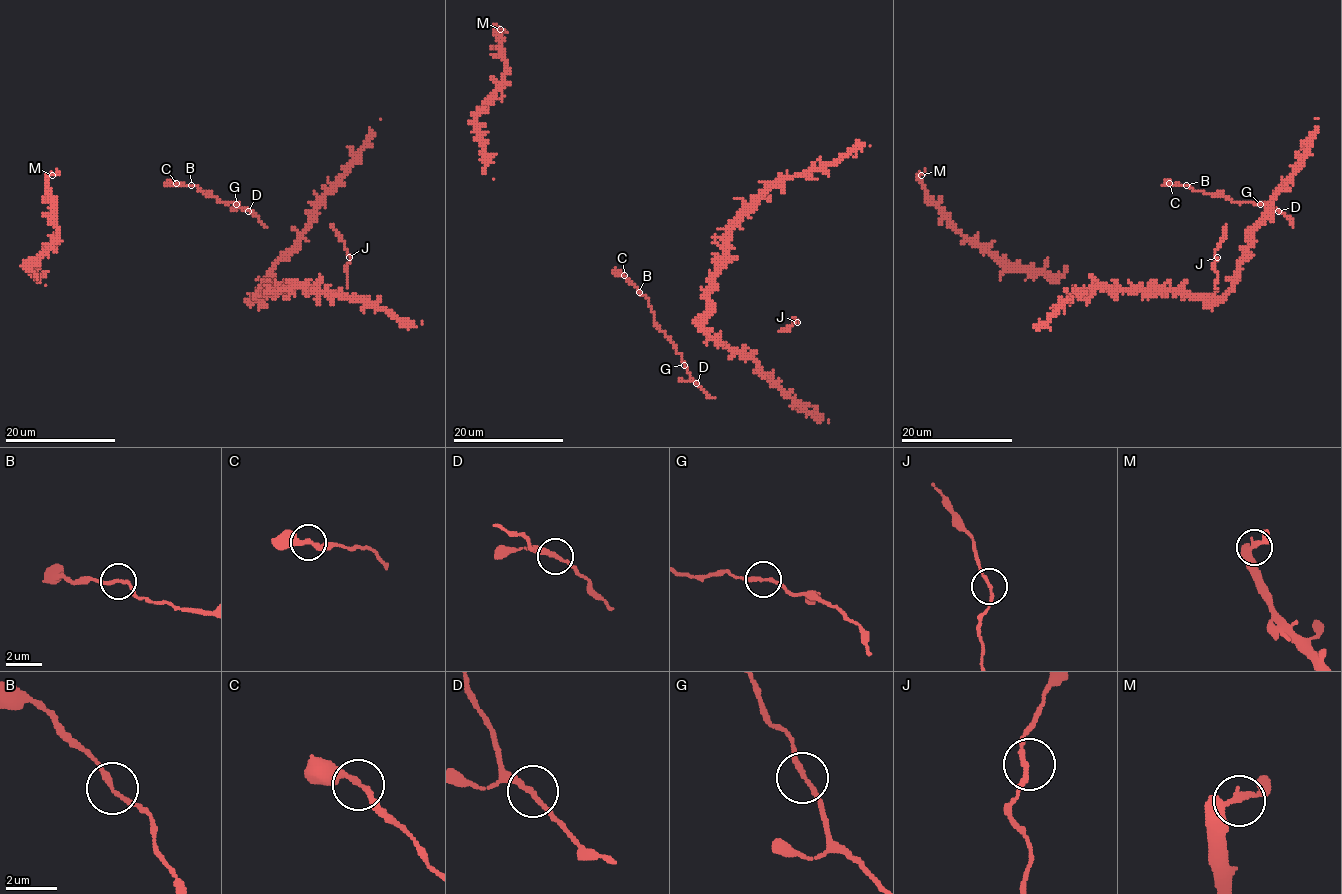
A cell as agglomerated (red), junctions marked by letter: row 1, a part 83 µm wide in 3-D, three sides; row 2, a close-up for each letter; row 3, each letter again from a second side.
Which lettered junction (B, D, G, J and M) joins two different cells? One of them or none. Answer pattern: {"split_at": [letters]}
{"split_at": []}

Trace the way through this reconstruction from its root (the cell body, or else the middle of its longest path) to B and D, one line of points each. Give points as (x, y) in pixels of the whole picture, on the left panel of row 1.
B: (234, 203), (220, 203), (191, 185)
D: (234, 203), (248, 211)

